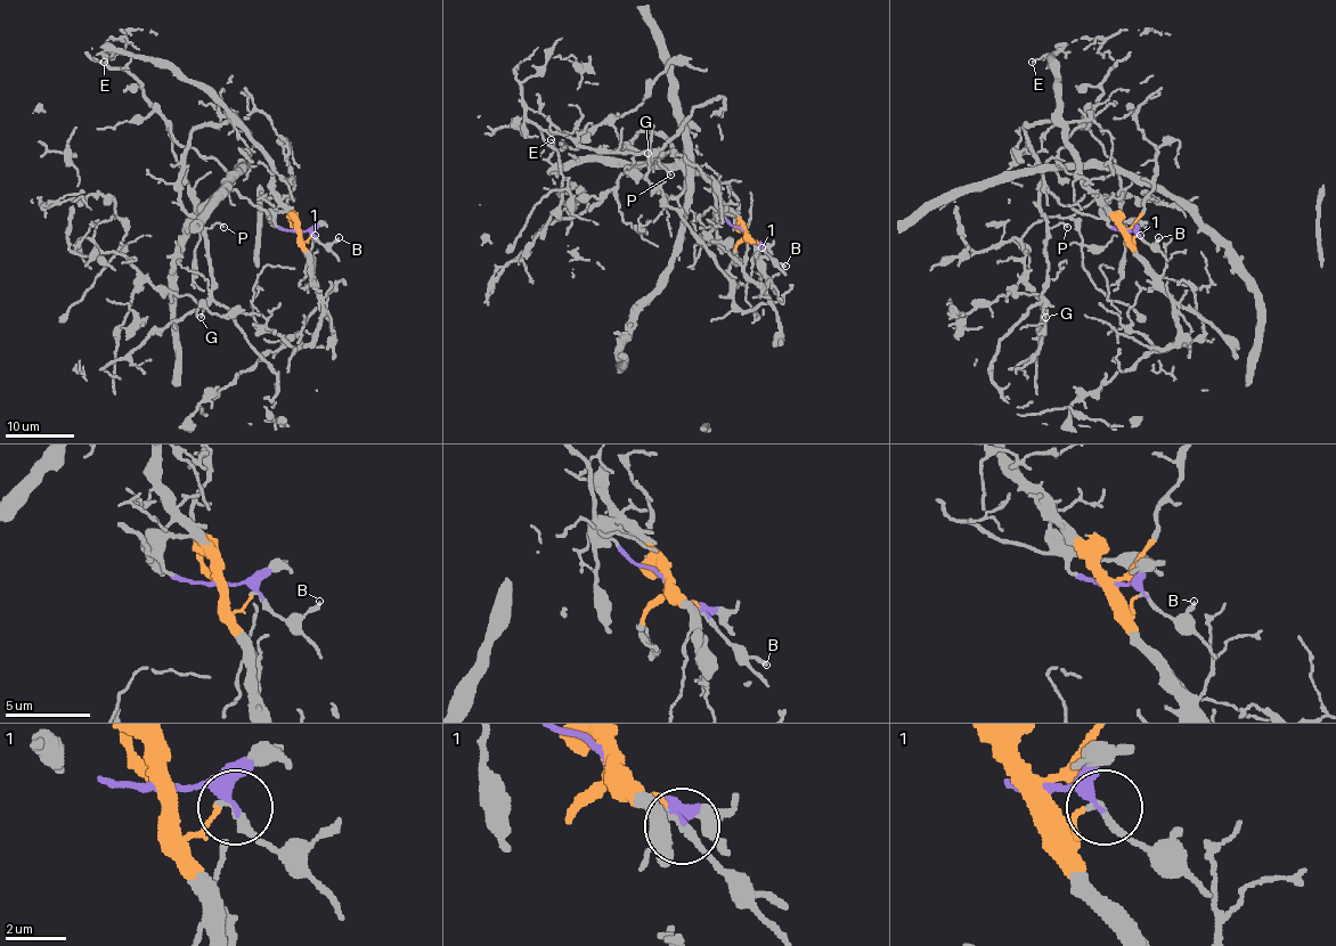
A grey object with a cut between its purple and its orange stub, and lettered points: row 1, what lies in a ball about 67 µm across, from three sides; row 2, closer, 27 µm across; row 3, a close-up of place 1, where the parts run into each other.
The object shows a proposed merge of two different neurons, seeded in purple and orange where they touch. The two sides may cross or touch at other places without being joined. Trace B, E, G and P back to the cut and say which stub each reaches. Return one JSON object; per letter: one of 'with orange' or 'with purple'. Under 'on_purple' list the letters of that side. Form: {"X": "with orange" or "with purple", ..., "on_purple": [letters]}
{"B": "with purple", "E": "with orange", "G": "with orange", "P": "with orange", "on_purple": ["B"]}

